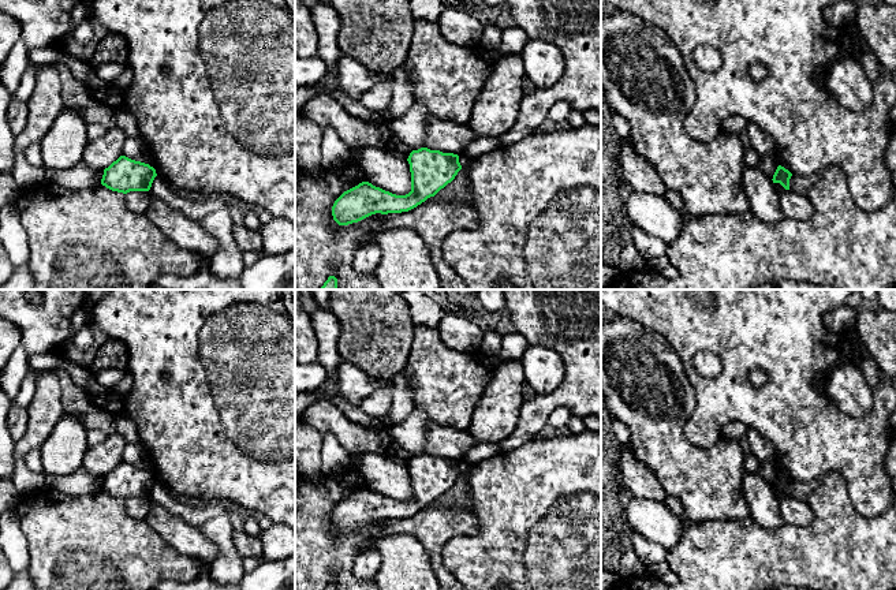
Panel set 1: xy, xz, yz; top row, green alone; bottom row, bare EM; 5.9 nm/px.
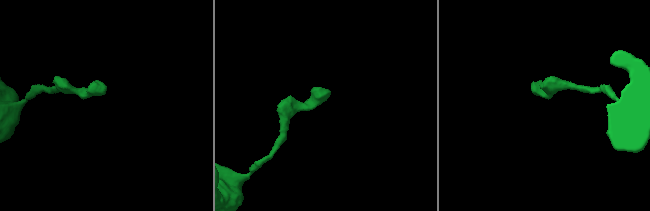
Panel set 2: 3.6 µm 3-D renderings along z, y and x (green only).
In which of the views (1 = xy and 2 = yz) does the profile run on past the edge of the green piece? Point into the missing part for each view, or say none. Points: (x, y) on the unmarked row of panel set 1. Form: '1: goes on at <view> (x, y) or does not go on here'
1: does not go on here
2: does not go on here

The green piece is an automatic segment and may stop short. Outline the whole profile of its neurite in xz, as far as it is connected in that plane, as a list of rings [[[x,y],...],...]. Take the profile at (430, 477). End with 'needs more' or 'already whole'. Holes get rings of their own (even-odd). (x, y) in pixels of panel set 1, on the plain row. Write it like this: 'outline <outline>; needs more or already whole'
outline [[[428,453],[412,456],[407,467],[411,478],[411,497],[408,500],[396,501],[369,488],[362,488],[335,507],[333,526],[339,531],[348,531],[376,519],[408,518],[434,503],[462,475],[458,460]]]; already whole

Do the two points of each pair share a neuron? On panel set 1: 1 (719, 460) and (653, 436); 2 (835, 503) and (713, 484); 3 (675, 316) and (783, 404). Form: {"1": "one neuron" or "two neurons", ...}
{"1": "one neuron", "2": "two neurons", "3": "one neuron"}

